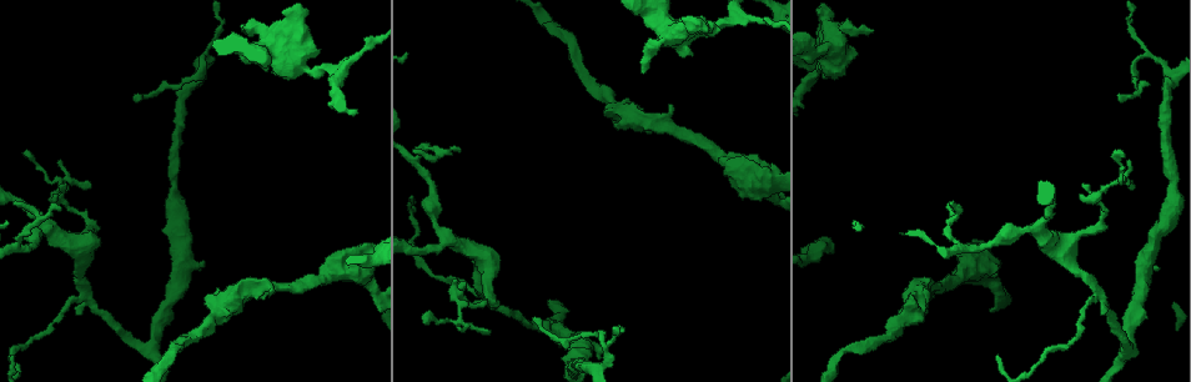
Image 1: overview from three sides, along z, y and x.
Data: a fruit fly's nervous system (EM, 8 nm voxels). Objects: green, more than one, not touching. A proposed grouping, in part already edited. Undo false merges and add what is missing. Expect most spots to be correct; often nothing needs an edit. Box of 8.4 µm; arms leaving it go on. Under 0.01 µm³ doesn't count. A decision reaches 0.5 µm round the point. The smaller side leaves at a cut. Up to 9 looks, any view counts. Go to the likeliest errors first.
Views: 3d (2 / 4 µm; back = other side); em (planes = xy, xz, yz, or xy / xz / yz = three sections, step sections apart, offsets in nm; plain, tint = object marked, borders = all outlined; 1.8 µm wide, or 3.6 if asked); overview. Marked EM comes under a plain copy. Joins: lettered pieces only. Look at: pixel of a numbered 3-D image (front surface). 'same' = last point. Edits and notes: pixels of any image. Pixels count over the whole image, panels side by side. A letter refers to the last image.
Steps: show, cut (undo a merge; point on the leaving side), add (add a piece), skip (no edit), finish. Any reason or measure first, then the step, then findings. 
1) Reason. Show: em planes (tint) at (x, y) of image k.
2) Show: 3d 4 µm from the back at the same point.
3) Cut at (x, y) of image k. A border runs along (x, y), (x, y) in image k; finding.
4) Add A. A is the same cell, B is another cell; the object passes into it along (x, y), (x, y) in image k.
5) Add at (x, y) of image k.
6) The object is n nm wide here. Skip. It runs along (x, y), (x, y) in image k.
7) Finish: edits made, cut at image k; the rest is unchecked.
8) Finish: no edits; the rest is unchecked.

Branch stops here. Show: em xz step 16 (borders) at (642, 73) of image 1.

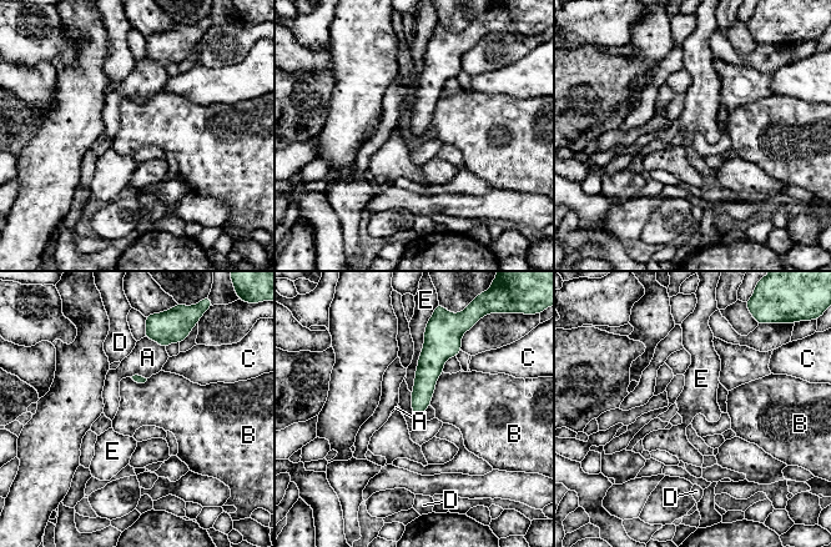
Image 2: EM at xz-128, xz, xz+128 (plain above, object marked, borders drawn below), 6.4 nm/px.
Skip. A, B, C, D and E are other cells; a border runs along (427, 325), (411, 391) in image 2; no lettered piece goes on from it.

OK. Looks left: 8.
Show: em planes (borders) at (719, 157) of image 1.

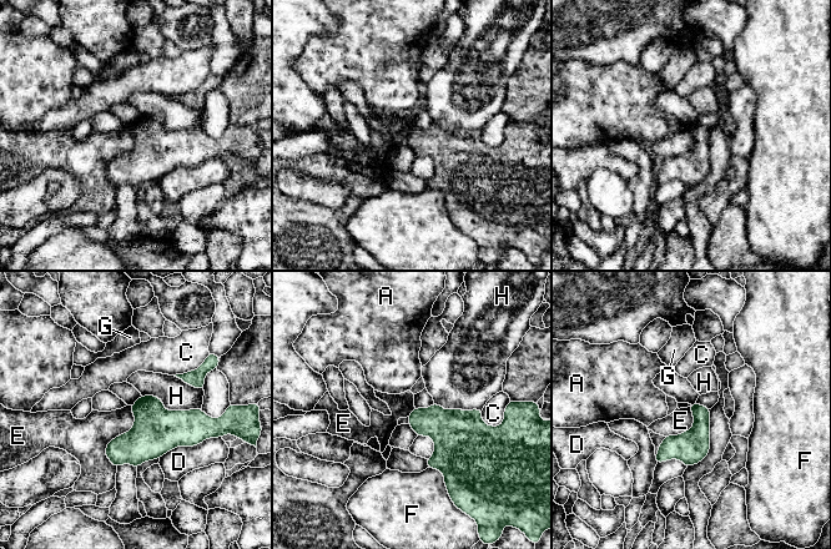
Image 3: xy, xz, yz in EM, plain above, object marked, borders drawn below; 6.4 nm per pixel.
The object is 140 nm wide here. Skip. A, C, D, E, F, G and H are other cells; all the same neuron.

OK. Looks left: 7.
Show: 3d 4 µm at (482, 295) of image 1.

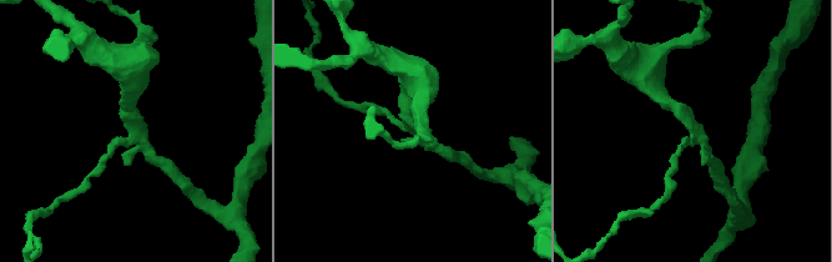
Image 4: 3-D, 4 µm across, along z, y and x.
3 arms meet here; need the tissue. Show: em yz step 4 (tint) at (689, 120) of image 4.

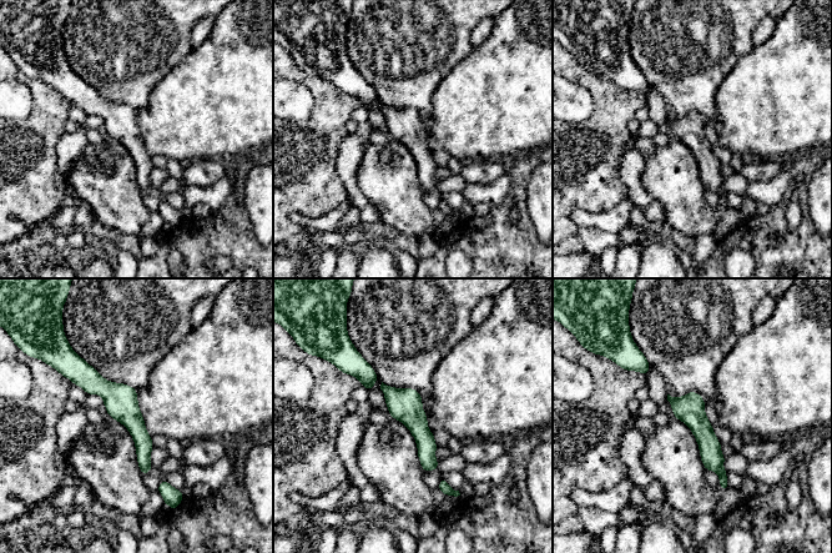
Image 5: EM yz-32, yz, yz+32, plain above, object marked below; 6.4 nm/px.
Show: em planes (borders) at the same point.

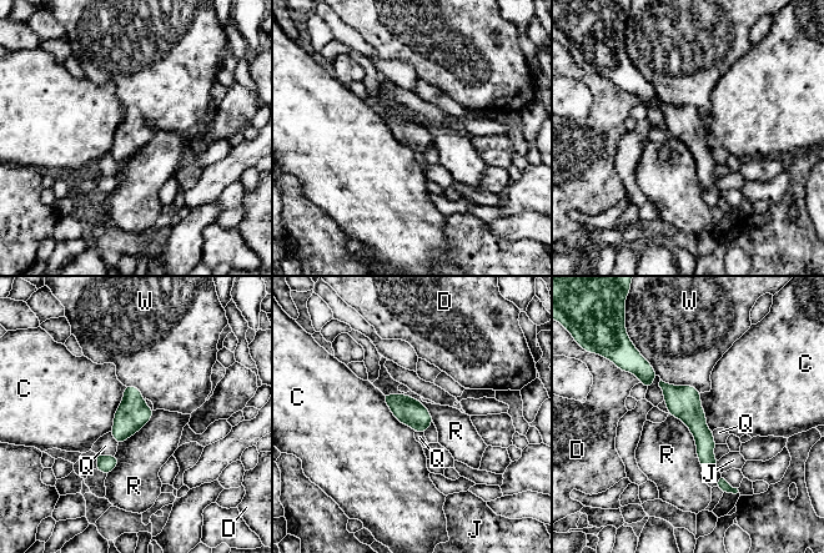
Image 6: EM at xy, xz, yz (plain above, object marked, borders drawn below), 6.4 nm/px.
Skip. C, D, J, Q, R and W are other cells; a border runs along (125, 386), (114, 425), (109, 431) in image 6; one neuron here.

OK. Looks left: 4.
Abrupt turn. Show: 3d 4 µm at (329, 69) of image 1.

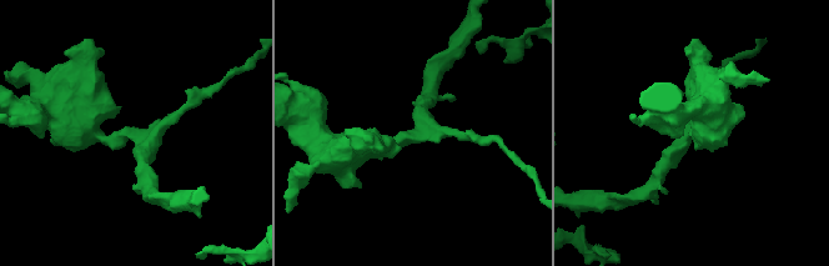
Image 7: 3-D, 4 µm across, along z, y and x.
3 arms meet here. Show: em xy step 8 (tint) at (416, 137) of image 7.

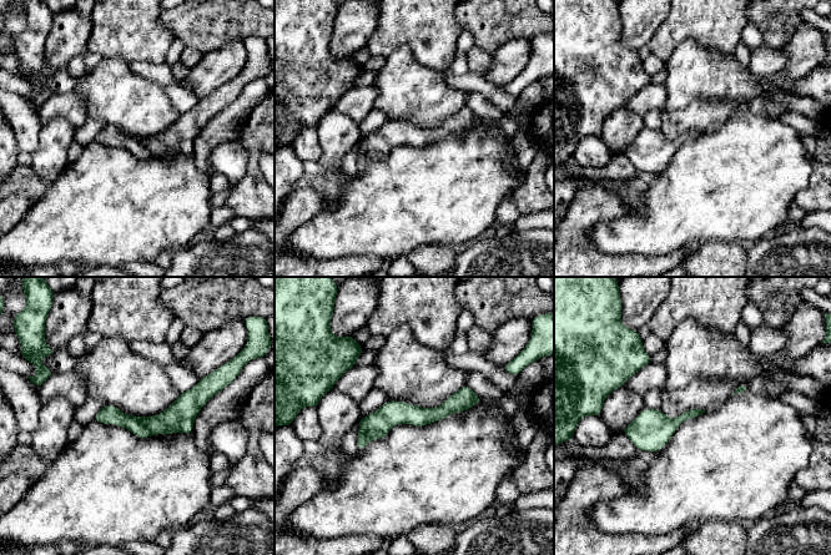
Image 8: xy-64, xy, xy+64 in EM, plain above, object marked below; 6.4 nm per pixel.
Show: em planes (borders) at the same point.

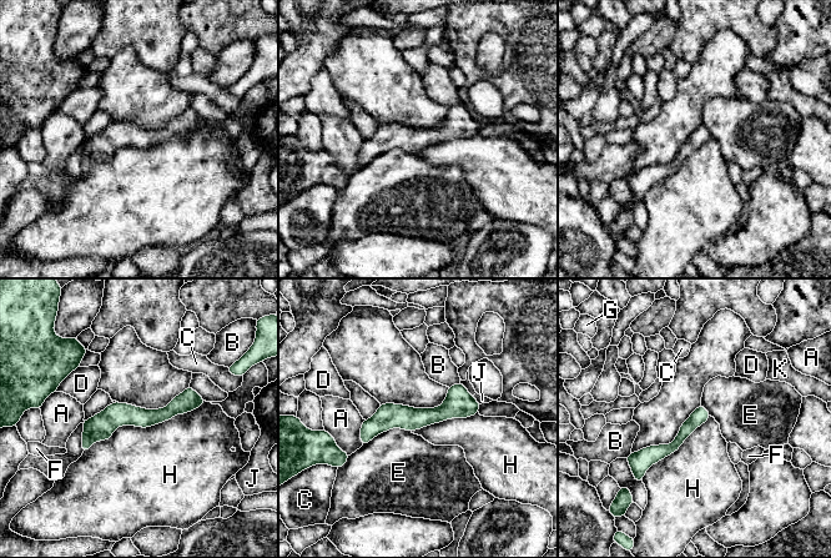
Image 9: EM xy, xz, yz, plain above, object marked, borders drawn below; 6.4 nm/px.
The longest contact is with H, 850 nm. Skip. A, B, C, D, E, F, G, H, J and K are other cells; a border runs along (206, 401), (84, 452) in image 9; continuous, no second neuron.

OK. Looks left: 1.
Finish: no edits; the rest is unchecked.

